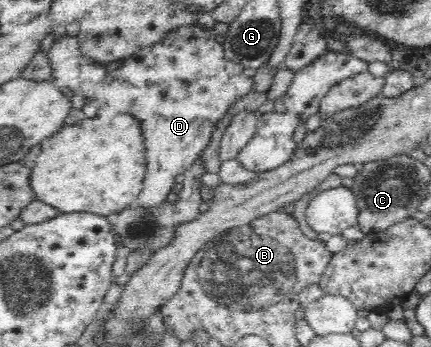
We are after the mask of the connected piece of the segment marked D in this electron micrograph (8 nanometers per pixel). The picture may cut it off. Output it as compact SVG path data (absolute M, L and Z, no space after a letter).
M198 23L177 27L169 31L153 46L146 46L130 58L121 62L107 62L105 66L90 62L82 55L78 37L63 34L55 39L48 58L51 64L55 85L64 92L77 92L85 103L97 107L98 116L129 116L141 124L146 148L146 171L140 196L131 208L159 208L165 206L166 196L176 184L175 178L193 166L209 146L217 124L223 120L227 110L237 100L242 100L253 88L255 69L243 67L224 56L223 45L215 39L213 29L205 29Z

